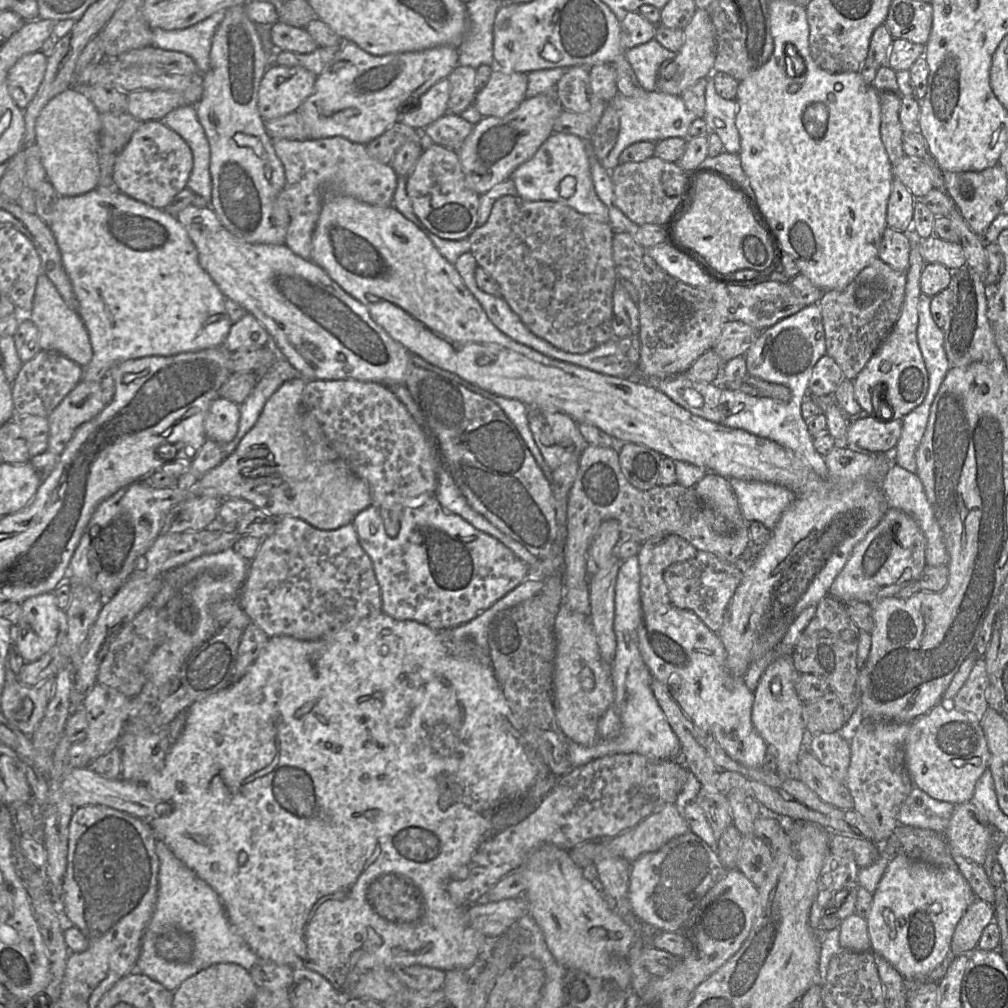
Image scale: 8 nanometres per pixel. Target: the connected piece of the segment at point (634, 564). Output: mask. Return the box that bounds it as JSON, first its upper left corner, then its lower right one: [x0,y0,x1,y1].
[568,555,681,770]

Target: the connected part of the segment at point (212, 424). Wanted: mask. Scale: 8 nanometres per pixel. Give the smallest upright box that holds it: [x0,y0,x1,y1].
[204,398,239,445]

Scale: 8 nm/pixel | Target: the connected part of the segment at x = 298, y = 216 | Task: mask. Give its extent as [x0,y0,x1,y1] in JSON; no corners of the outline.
[272,136,398,259]

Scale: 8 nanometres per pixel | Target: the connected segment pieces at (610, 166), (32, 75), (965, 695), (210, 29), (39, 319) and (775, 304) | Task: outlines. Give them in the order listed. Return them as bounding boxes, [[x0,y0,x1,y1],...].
[[600,91,697,171],[8,50,46,110],[950,656,989,723],[153,10,225,74],[23,272,93,368],[711,280,806,331]]

